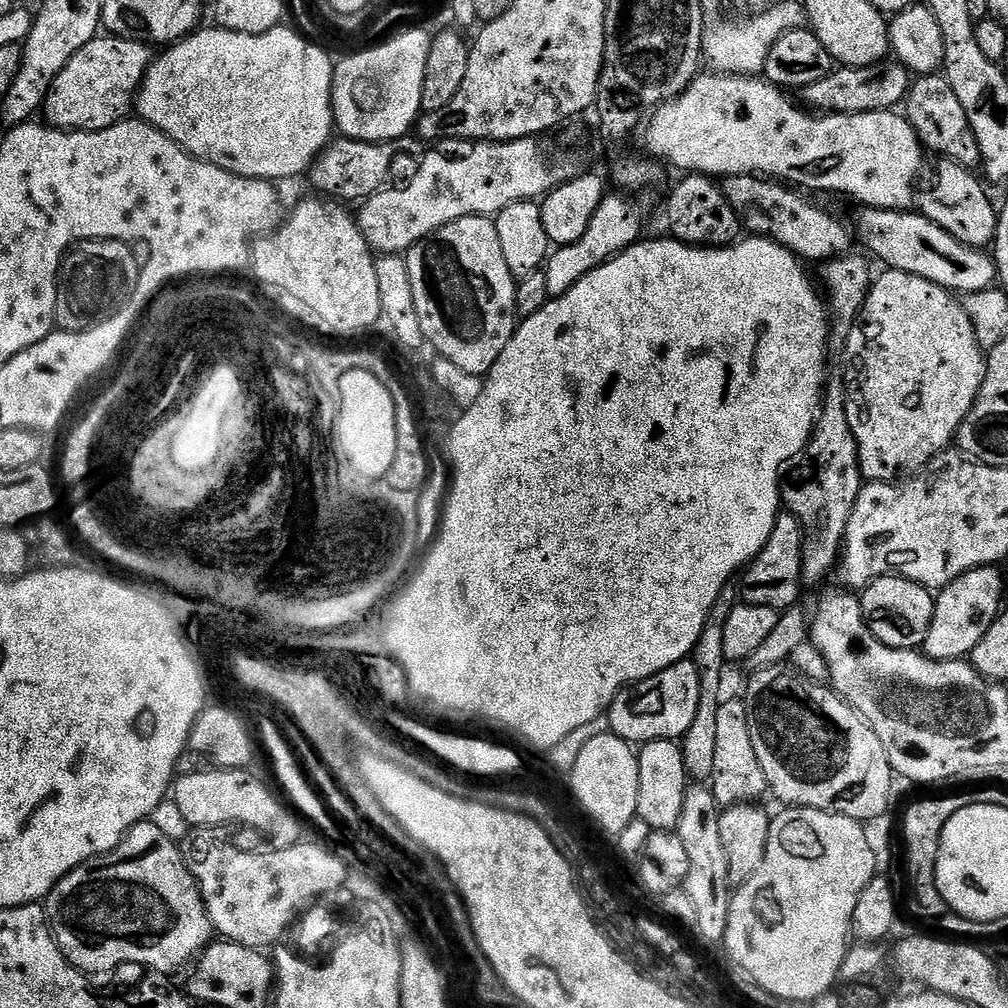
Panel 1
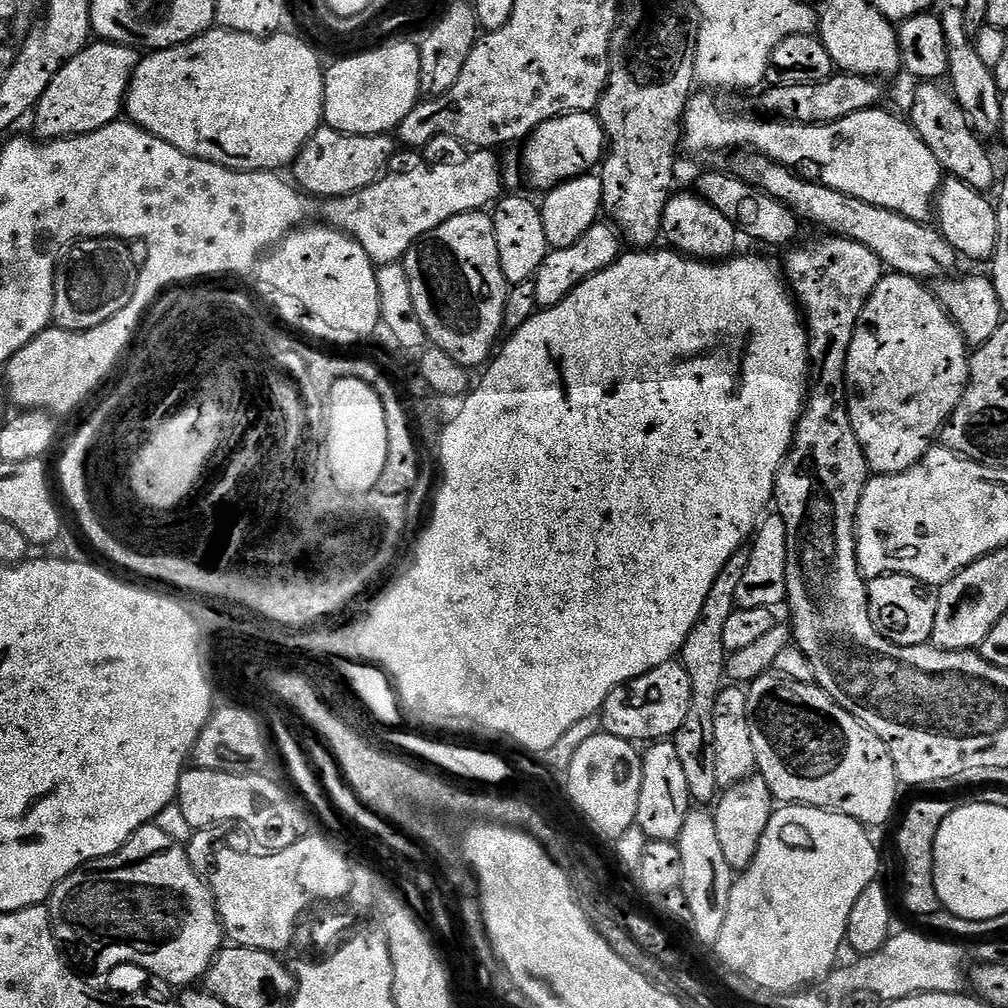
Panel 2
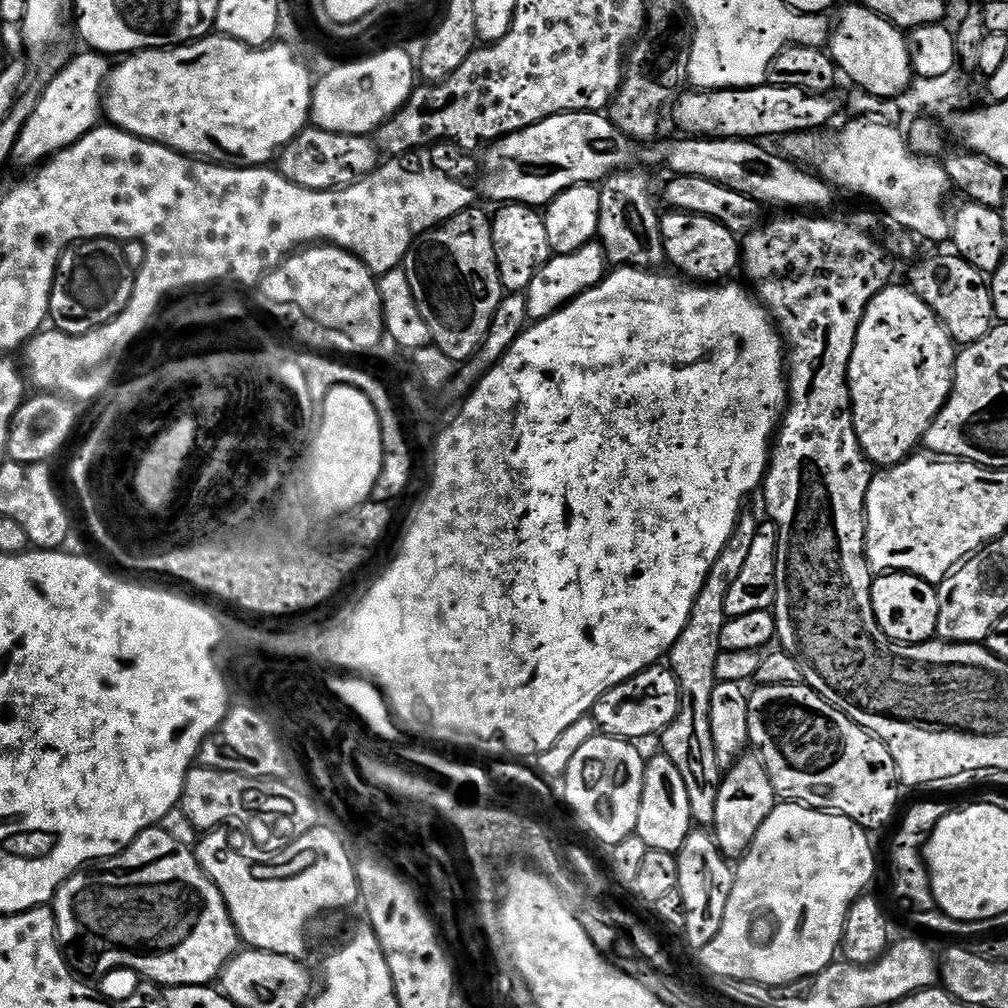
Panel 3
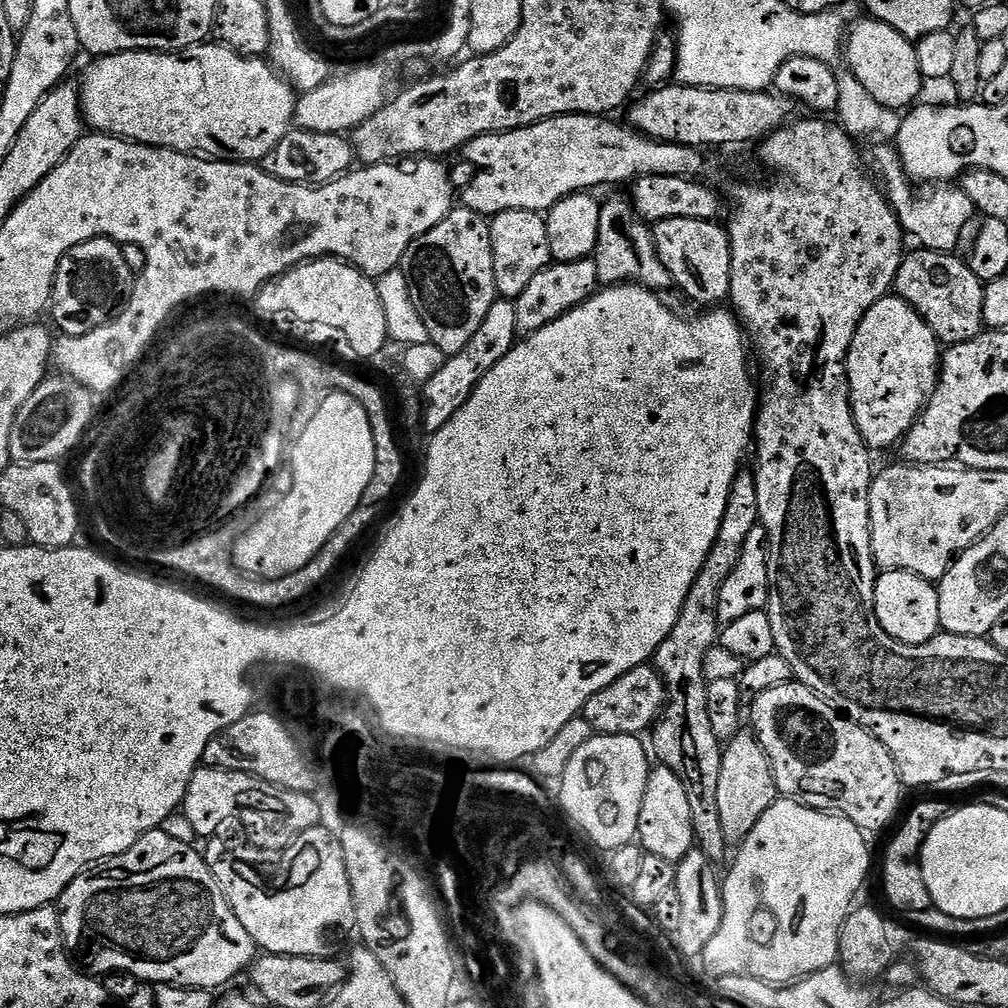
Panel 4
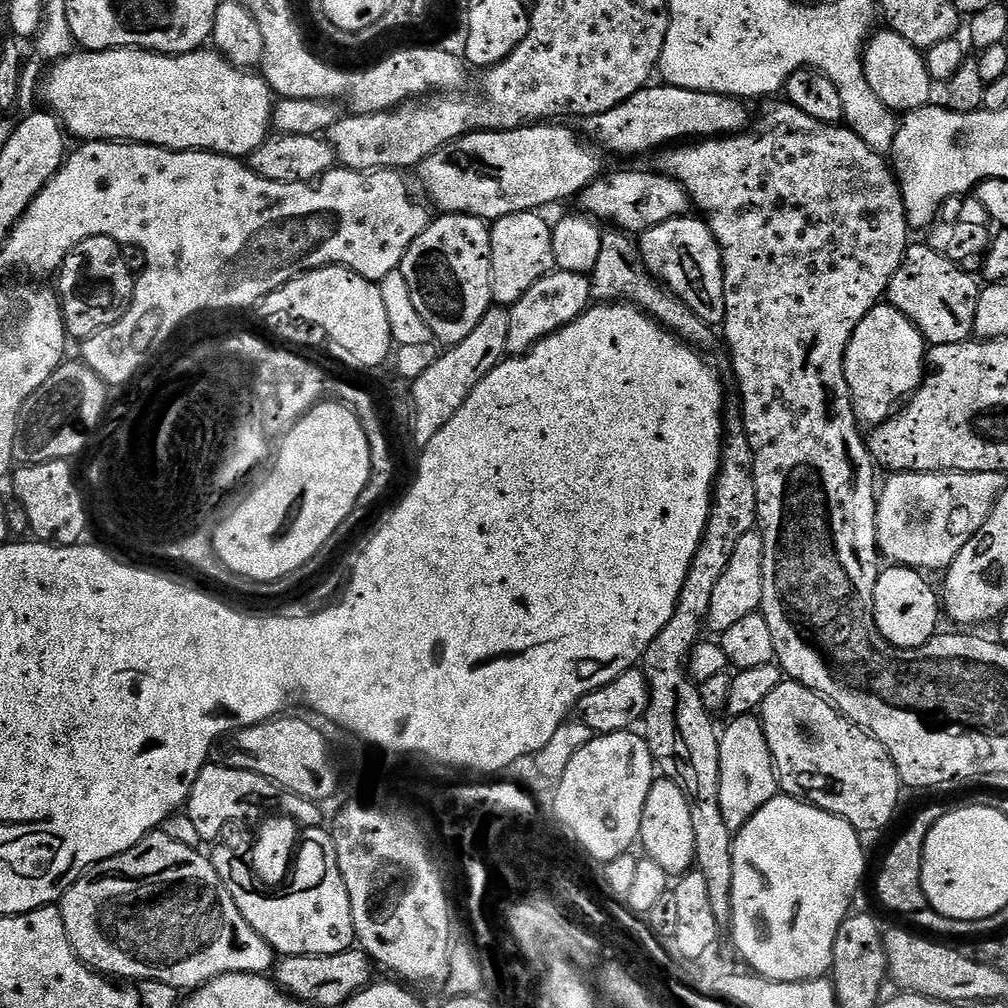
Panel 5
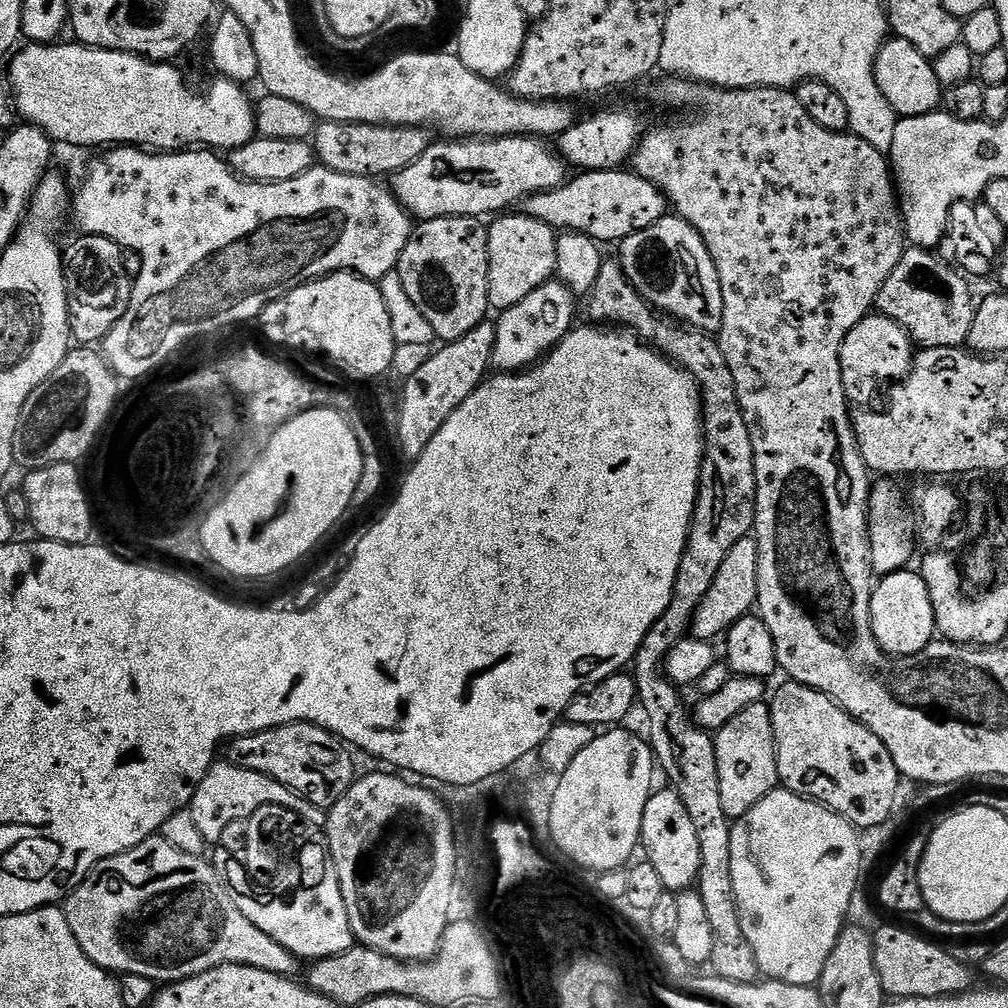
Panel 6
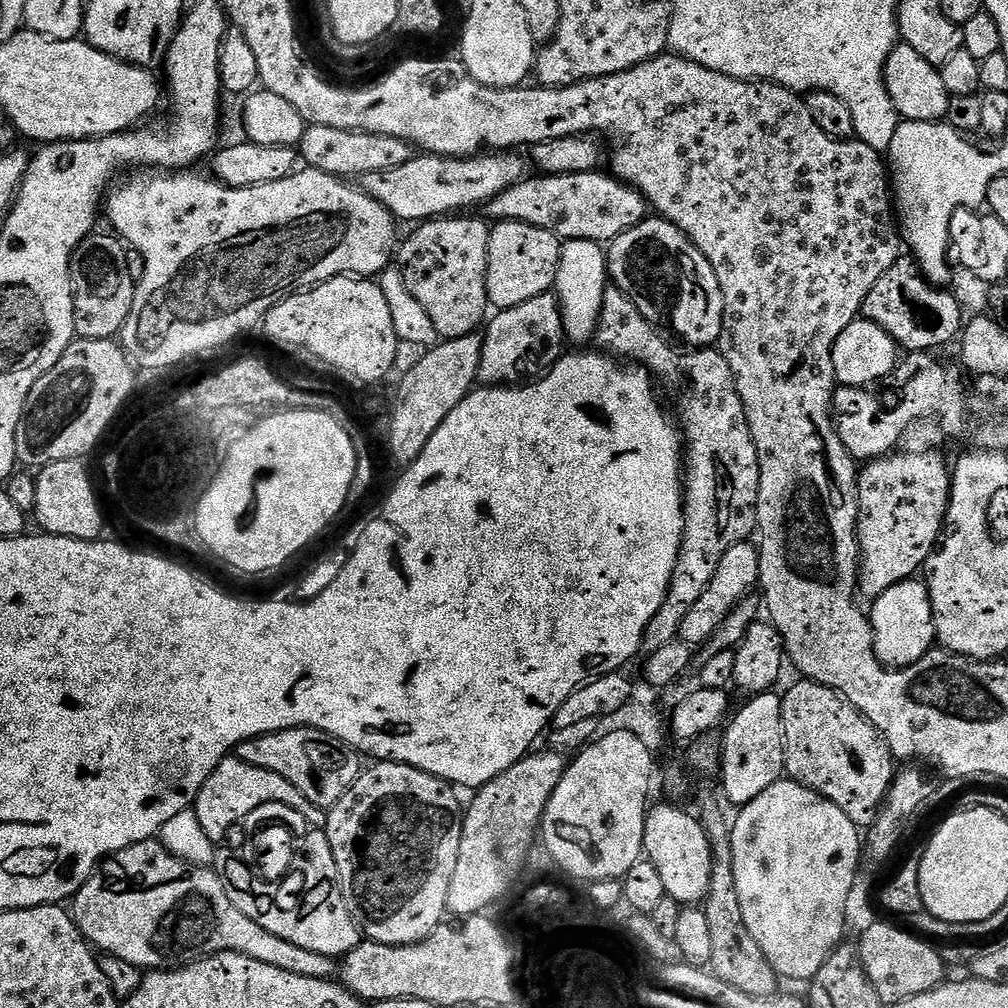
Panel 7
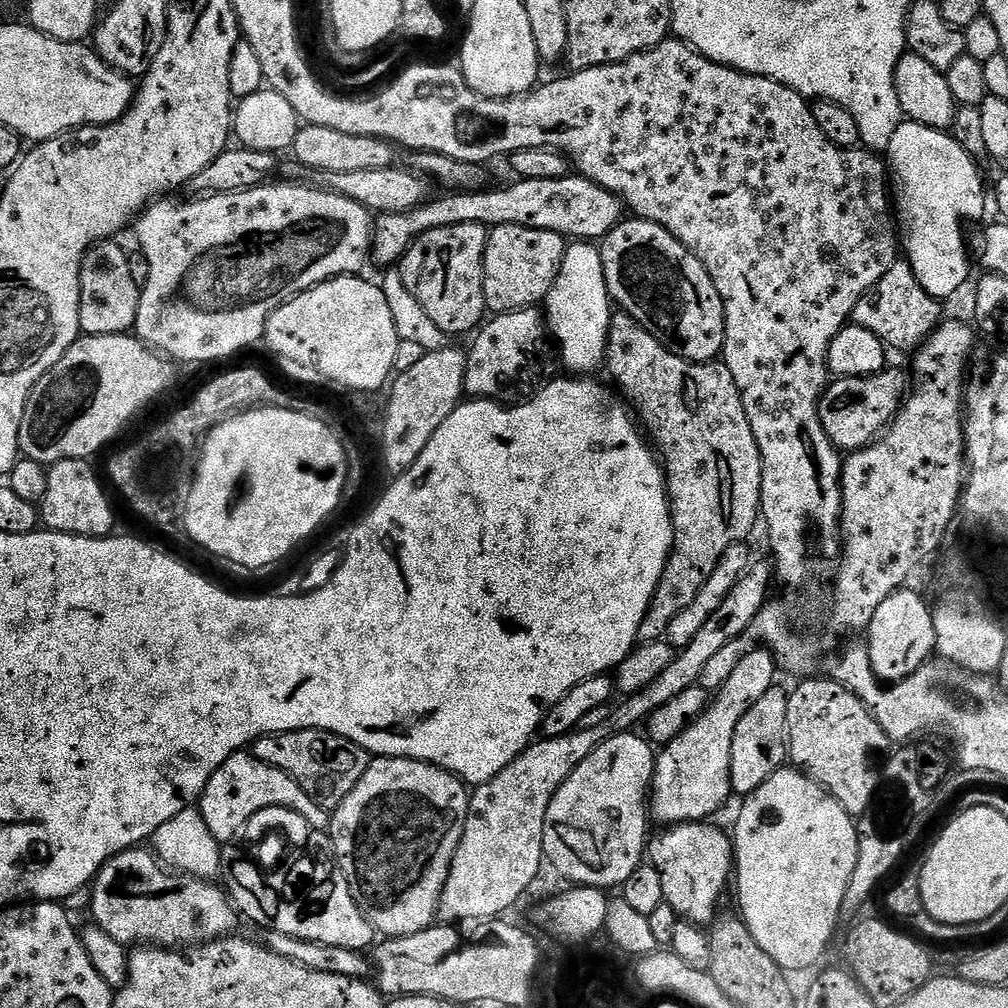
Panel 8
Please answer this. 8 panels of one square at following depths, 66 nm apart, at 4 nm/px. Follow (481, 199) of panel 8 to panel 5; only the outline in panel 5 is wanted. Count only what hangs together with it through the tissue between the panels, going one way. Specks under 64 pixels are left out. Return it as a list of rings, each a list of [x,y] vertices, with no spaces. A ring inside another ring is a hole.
[[[659,170],[607,172],[585,186],[578,197],[579,211],[587,214],[593,221],[605,220],[608,226],[615,226],[629,234],[639,234],[654,226],[662,226],[662,222],[670,222],[680,216],[689,215],[693,207],[692,197],[686,189],[674,178],[665,176]]]

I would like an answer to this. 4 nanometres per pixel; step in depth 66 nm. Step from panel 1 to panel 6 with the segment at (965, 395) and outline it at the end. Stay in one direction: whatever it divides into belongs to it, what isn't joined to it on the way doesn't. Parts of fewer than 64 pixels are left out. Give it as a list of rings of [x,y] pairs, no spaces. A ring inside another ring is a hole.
[[[869,314],[865,320],[858,322],[858,326],[854,326],[854,330],[850,330],[850,334],[846,334],[846,342],[842,342],[842,386],[849,401],[856,403],[857,400],[860,406],[867,405],[864,403],[875,398],[880,384],[891,385],[903,380],[912,371],[913,355],[913,342],[898,322],[879,314]]]

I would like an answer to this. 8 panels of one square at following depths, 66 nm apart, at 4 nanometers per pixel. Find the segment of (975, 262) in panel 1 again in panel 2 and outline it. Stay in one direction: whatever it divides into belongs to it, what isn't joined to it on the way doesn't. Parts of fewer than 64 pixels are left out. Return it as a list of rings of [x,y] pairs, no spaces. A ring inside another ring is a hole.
[[[748,150],[731,158],[733,158],[731,175],[749,184],[751,188],[760,188],[770,198],[785,204],[805,225],[817,224],[818,227],[825,228],[823,230],[825,233],[866,246],[866,250],[878,254],[885,269],[901,276],[917,278],[925,278],[924,276],[948,278],[955,273],[952,271],[956,268],[958,254],[935,227],[912,221],[902,214],[880,209],[878,206],[868,205],[858,198],[830,189],[822,183],[804,180],[792,169],[768,160],[759,152]]]

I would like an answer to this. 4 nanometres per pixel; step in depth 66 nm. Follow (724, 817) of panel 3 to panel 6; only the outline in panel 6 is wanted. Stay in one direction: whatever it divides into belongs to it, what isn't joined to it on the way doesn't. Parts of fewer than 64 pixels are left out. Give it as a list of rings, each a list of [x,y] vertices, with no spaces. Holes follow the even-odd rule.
[[[767,703],[749,706],[731,722],[726,722],[726,726],[715,733],[714,739],[722,810],[726,810],[730,818],[739,818],[758,806],[766,794],[777,791],[780,784],[771,707]]]

